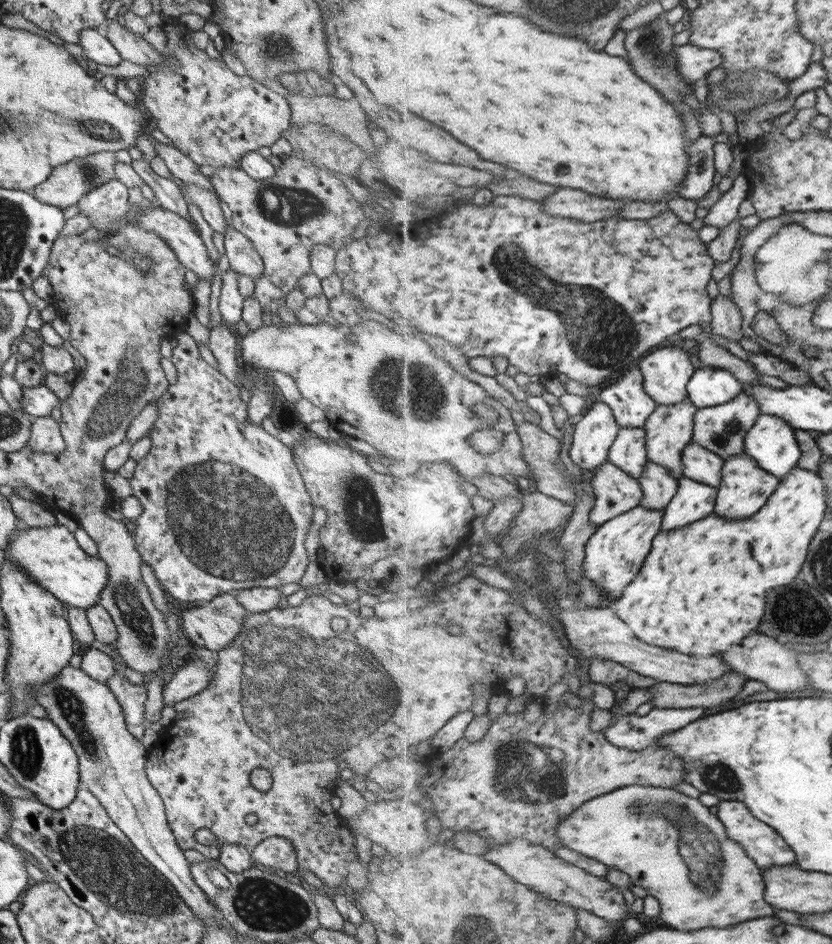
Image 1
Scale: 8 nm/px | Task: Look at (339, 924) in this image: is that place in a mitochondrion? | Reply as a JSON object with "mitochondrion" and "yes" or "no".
{"mitochondrion":"no"}

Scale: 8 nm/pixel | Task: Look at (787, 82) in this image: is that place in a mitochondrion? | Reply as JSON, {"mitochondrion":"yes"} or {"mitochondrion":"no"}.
{"mitochondrion":"no"}

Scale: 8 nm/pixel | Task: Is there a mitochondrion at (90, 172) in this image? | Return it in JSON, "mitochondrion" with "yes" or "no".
{"mitochondrion":"yes"}

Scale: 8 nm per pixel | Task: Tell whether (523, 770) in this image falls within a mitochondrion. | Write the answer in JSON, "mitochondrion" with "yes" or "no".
{"mitochondrion":"yes"}

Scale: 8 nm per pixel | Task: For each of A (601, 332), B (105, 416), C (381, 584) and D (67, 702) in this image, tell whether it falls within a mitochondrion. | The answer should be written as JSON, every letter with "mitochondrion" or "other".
{"A":"mitochondrion","B":"mitochondrion","C":"other","D":"mitochondrion"}

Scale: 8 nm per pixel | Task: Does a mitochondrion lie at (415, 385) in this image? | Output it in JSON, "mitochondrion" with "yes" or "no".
{"mitochondrion":"yes"}

